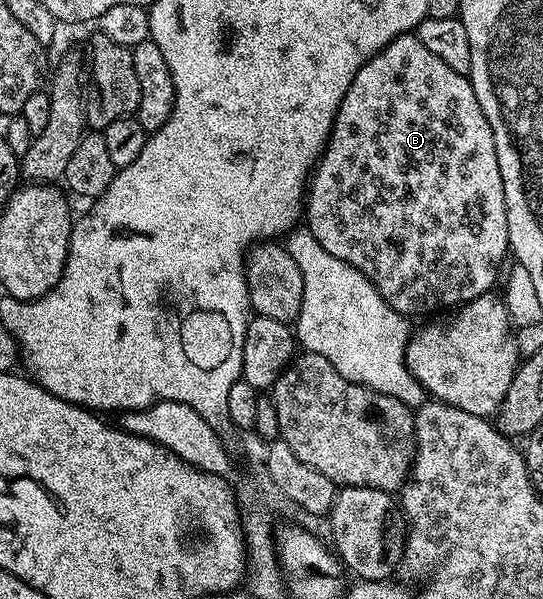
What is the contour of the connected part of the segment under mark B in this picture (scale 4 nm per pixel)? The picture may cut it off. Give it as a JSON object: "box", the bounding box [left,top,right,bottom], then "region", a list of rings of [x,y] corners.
{"box":[303,33,510,316],"region":[[[416,33],[400,34],[398,38],[388,42],[376,56],[364,62],[355,80],[351,80],[351,88],[347,88],[339,104],[339,112],[333,121],[325,151],[321,153],[309,175],[303,222],[313,233],[315,240],[319,240],[319,244],[323,244],[327,252],[331,252],[331,256],[339,256],[339,260],[363,272],[363,276],[371,280],[371,284],[379,292],[379,296],[383,296],[387,305],[395,312],[406,316],[429,313],[432,315],[442,308],[456,307],[458,304],[470,302],[480,294],[490,293],[496,282],[498,285],[499,275],[506,265],[505,254],[507,258],[510,248],[507,232],[507,200],[503,196],[503,176],[499,172],[495,136],[491,132],[491,124],[487,124],[487,116],[483,116],[483,108],[479,108],[479,100],[475,96],[472,82],[466,75],[455,72],[455,68],[447,68],[447,64],[443,64],[439,56],[423,48]]]}

